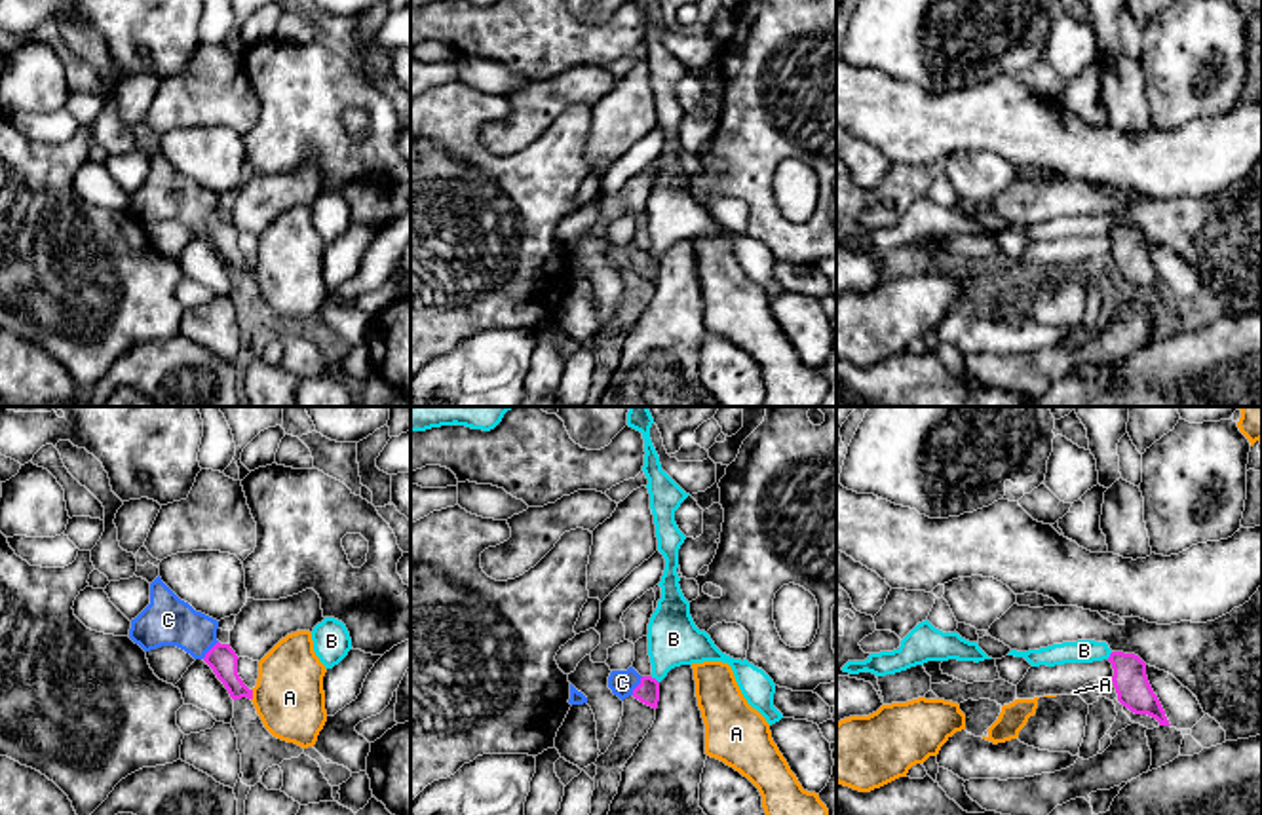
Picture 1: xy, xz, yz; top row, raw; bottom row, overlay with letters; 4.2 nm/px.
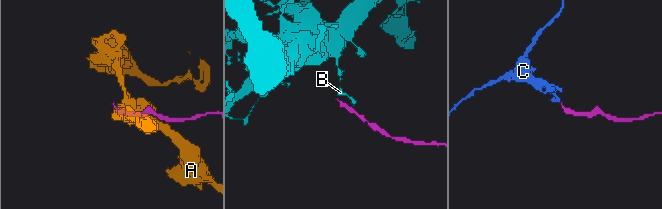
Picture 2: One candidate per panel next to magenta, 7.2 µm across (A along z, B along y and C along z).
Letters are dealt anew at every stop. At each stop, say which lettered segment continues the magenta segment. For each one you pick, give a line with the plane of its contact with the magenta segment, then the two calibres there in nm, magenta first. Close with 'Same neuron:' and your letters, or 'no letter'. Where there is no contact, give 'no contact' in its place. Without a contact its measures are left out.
C: contact in xz; calibres 100 and 110 nm
Same neuron: C

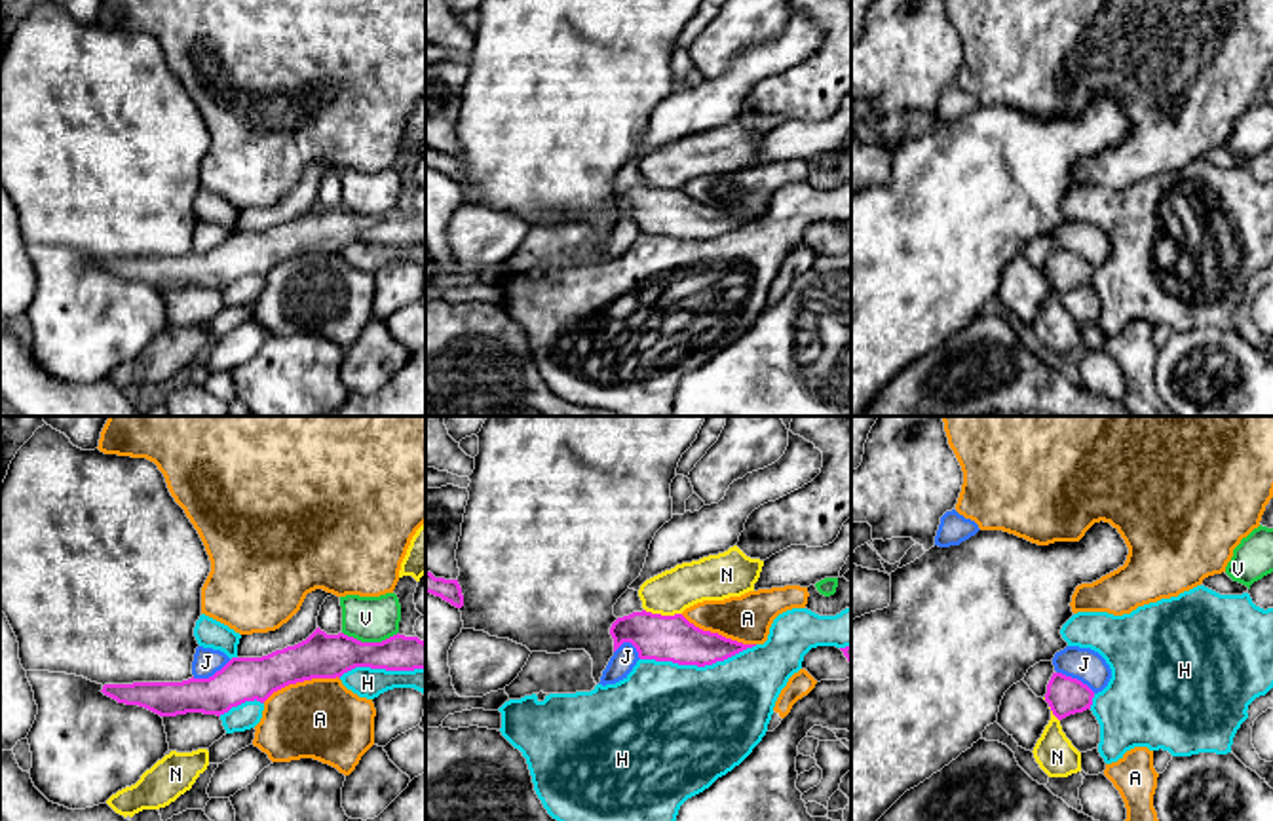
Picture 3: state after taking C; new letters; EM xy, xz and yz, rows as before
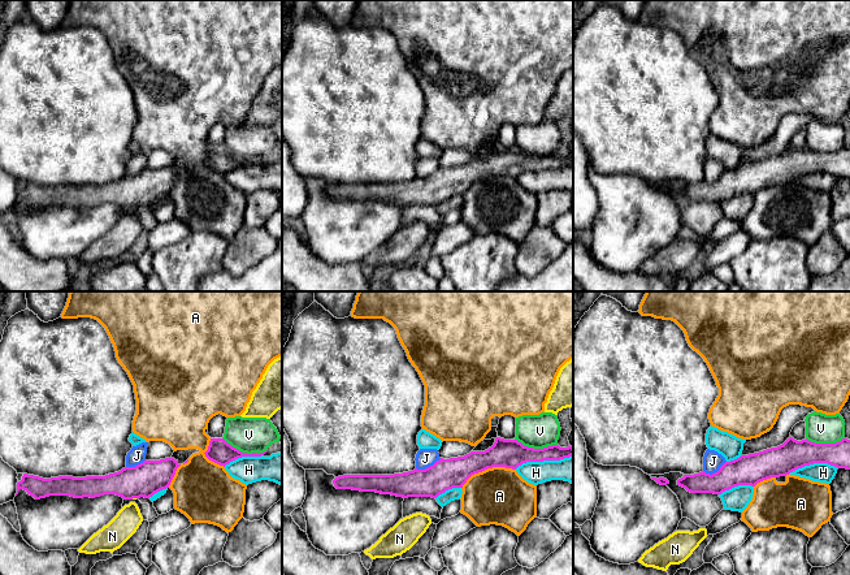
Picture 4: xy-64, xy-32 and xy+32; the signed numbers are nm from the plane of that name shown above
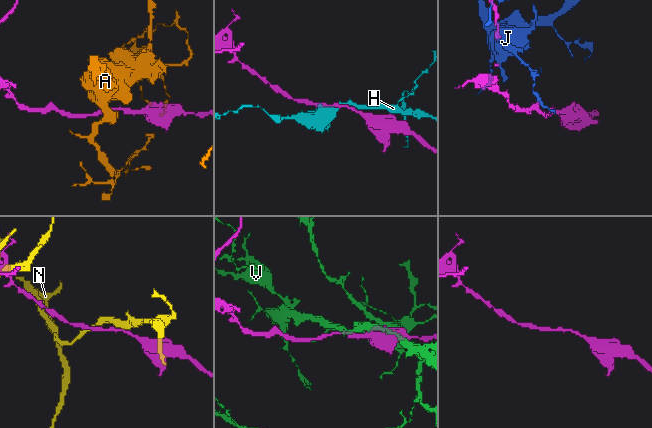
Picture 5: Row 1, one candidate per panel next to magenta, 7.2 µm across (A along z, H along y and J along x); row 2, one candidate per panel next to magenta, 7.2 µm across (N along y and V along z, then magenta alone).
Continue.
Same neuron: no letter

